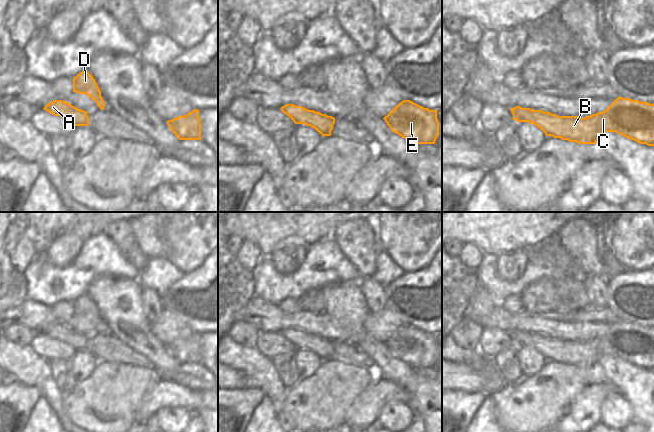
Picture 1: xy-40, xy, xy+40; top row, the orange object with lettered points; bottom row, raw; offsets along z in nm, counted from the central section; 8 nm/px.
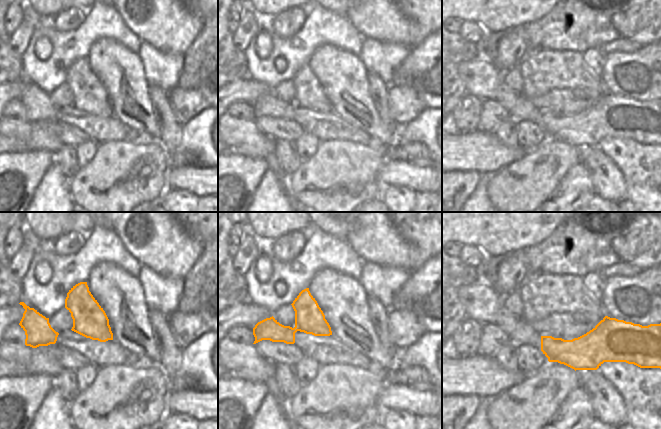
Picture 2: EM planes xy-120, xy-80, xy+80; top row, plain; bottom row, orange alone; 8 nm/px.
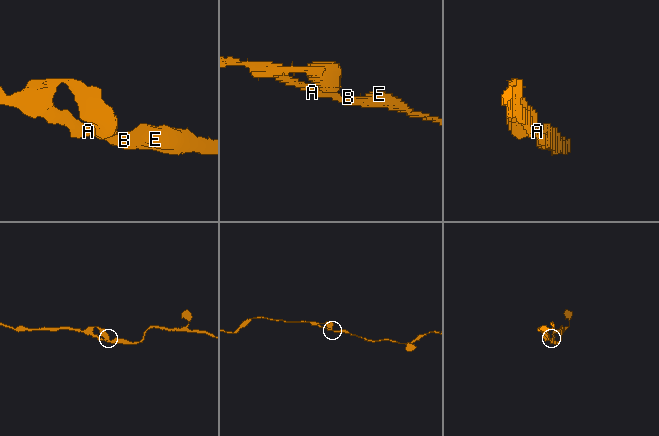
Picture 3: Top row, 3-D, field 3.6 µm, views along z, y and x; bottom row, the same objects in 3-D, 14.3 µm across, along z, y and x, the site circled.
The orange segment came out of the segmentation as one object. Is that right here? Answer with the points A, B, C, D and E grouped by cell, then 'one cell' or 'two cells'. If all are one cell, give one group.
A B C D E | one cell

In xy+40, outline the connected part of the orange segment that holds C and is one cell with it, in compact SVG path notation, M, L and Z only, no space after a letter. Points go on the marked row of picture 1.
M618 97L604 111L580 118L578 116L558 116L542 110L532 110L516 106L510 108L513 120L528 122L540 128L546 136L576 142L595 144L604 132L616 132L640 144L654 146L654 104L640 102L630 98Z

